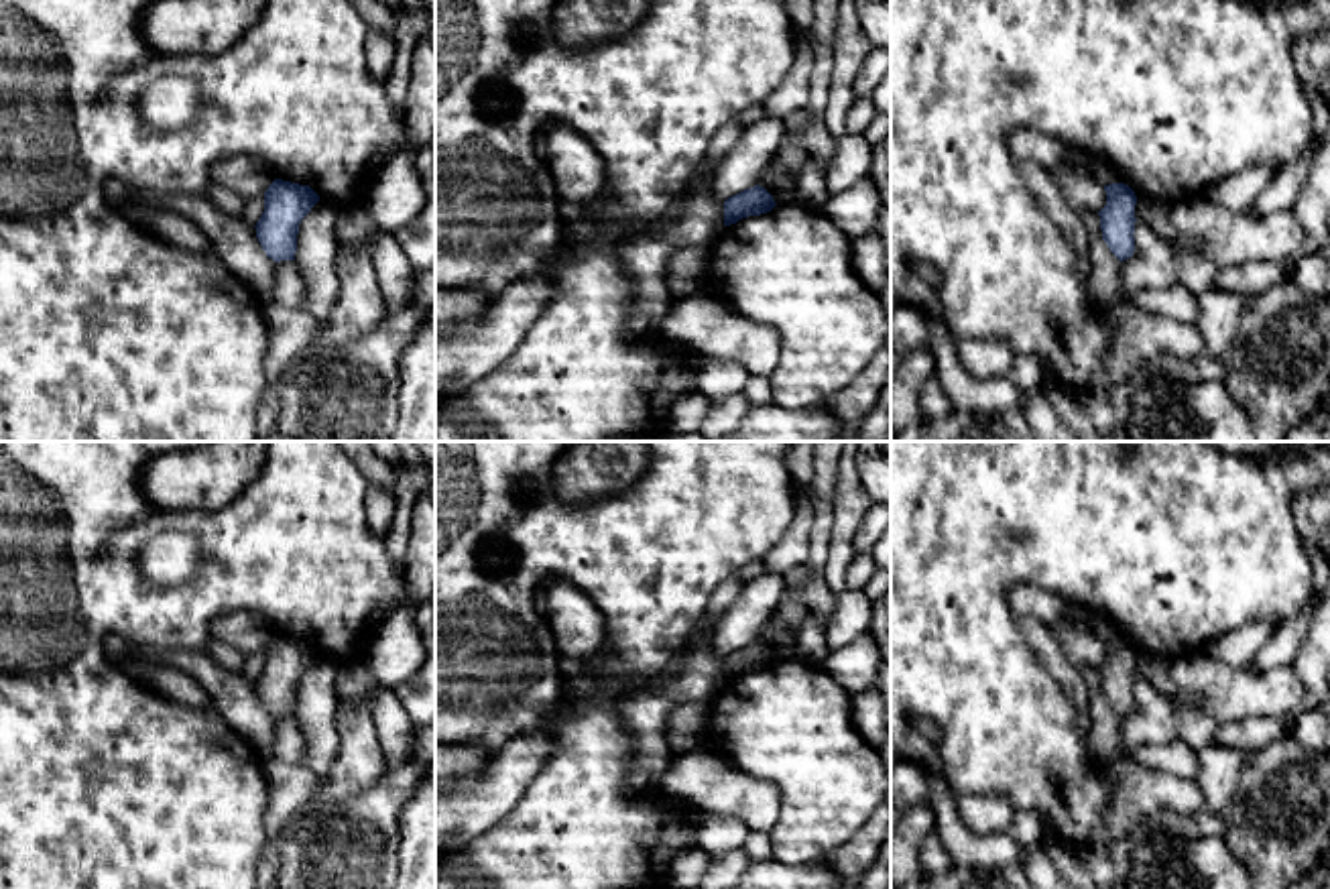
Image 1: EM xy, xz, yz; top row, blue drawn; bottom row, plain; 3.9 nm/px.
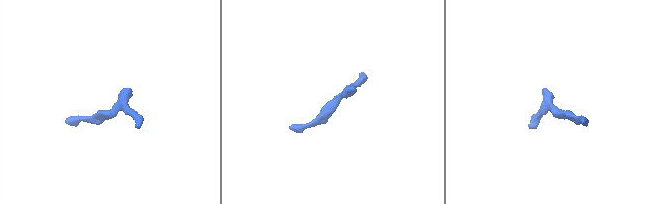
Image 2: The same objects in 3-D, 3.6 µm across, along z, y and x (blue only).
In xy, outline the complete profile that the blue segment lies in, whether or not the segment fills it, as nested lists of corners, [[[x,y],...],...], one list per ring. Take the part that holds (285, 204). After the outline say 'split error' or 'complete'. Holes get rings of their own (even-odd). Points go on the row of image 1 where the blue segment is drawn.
[[[275,179],[264,191],[264,212],[256,222],[256,238],[275,262],[295,260],[301,220],[319,201],[309,185]]]; complete

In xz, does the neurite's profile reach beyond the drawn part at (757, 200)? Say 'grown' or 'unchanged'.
unchanged

